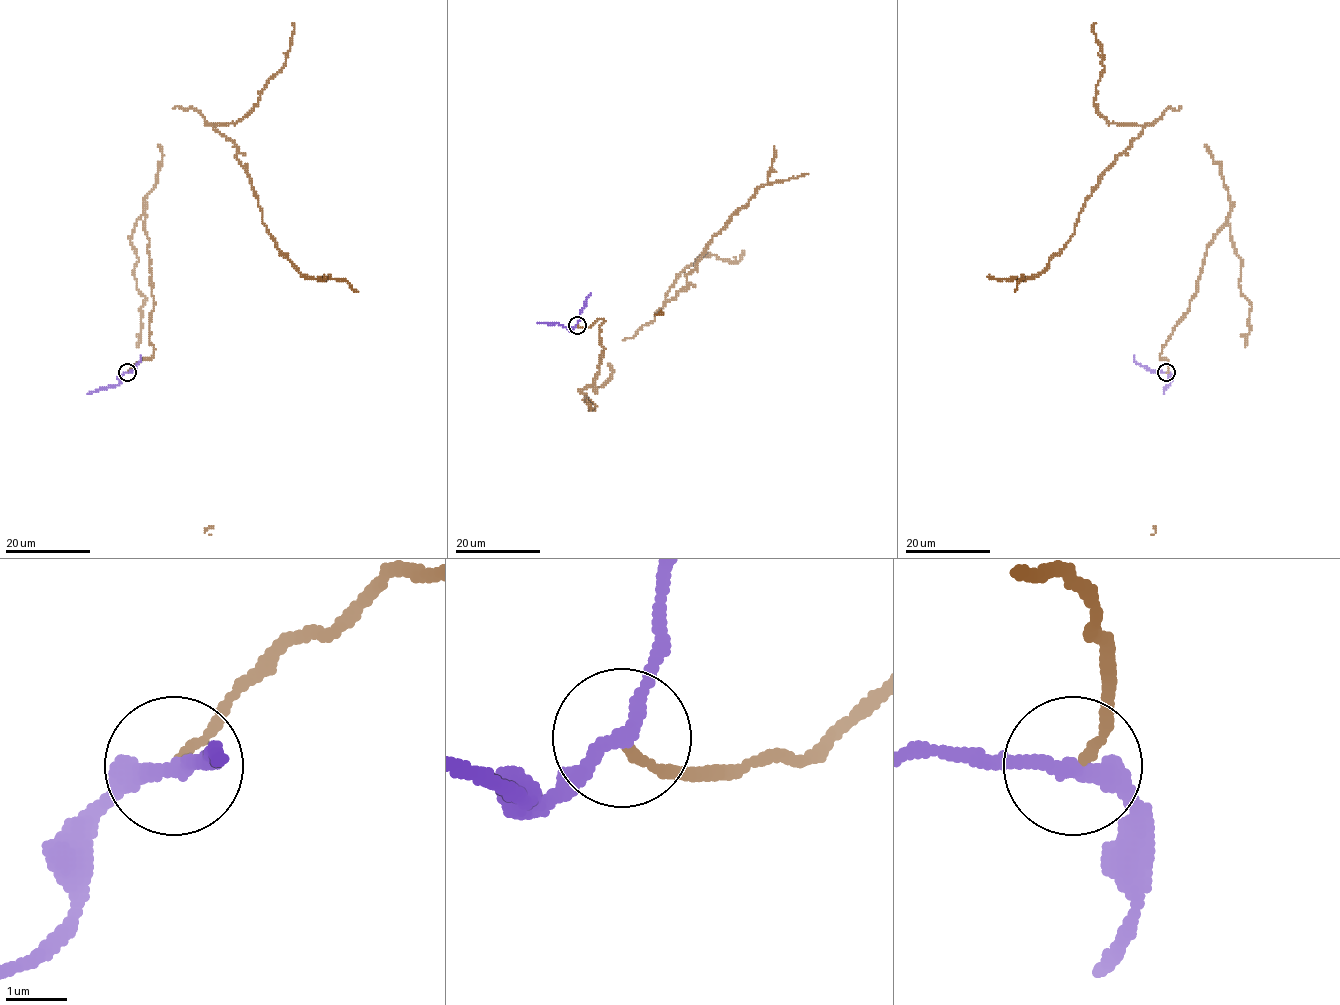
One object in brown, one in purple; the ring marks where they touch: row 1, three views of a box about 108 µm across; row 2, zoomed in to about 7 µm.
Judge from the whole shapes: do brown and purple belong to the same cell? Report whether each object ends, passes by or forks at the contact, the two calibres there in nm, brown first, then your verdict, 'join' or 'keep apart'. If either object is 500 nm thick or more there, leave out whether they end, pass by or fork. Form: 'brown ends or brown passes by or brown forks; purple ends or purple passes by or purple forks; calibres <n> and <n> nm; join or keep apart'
brown ends; purple passes by; calibres 140 and 240 nm; keep apart

